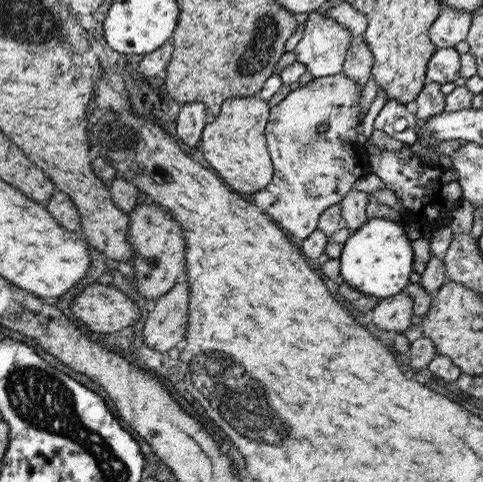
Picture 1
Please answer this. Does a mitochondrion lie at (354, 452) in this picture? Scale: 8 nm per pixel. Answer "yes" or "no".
no

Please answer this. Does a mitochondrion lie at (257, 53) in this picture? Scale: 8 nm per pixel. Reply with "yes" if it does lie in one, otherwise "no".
yes

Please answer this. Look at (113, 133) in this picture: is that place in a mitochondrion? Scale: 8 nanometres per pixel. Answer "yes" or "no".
yes

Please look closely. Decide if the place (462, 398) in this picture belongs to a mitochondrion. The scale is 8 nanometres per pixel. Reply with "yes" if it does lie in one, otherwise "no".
no

